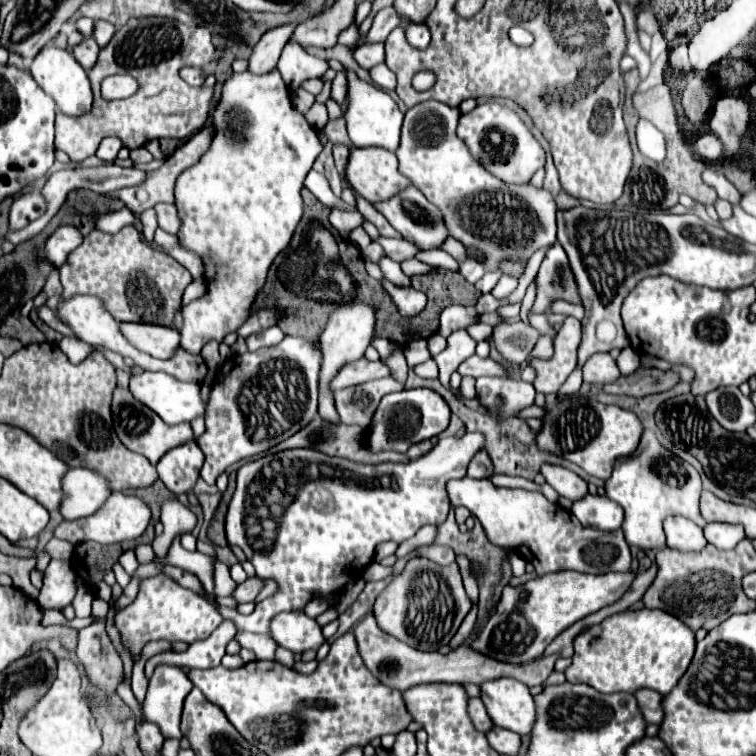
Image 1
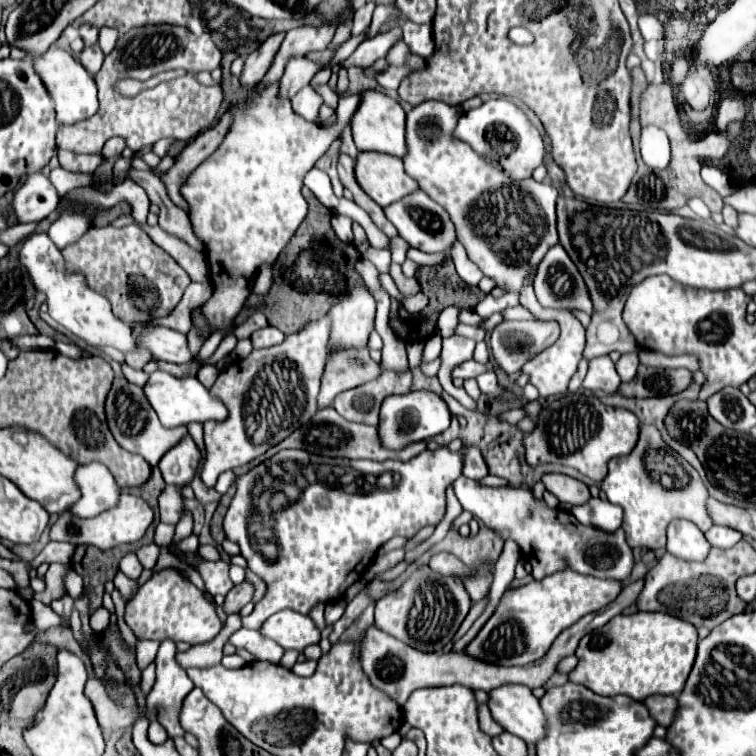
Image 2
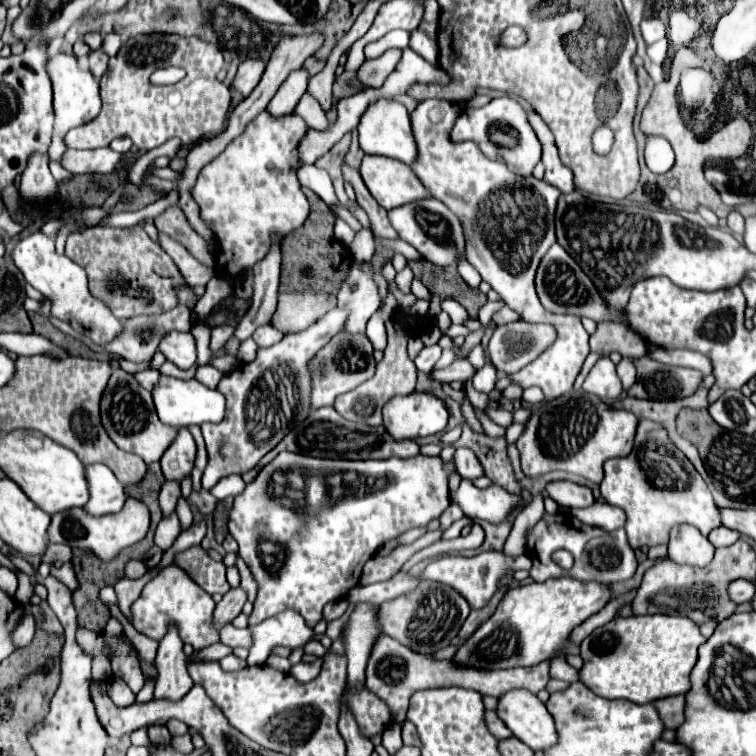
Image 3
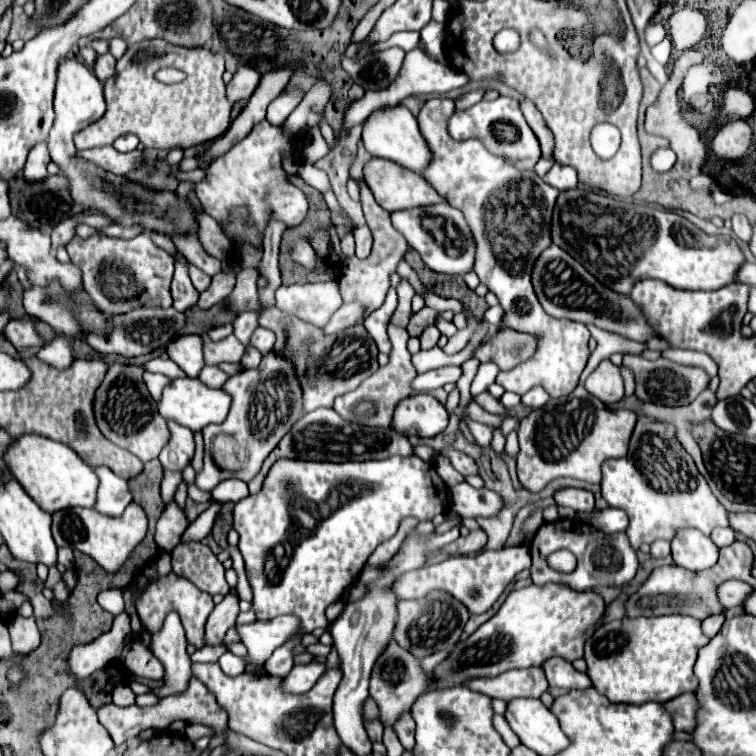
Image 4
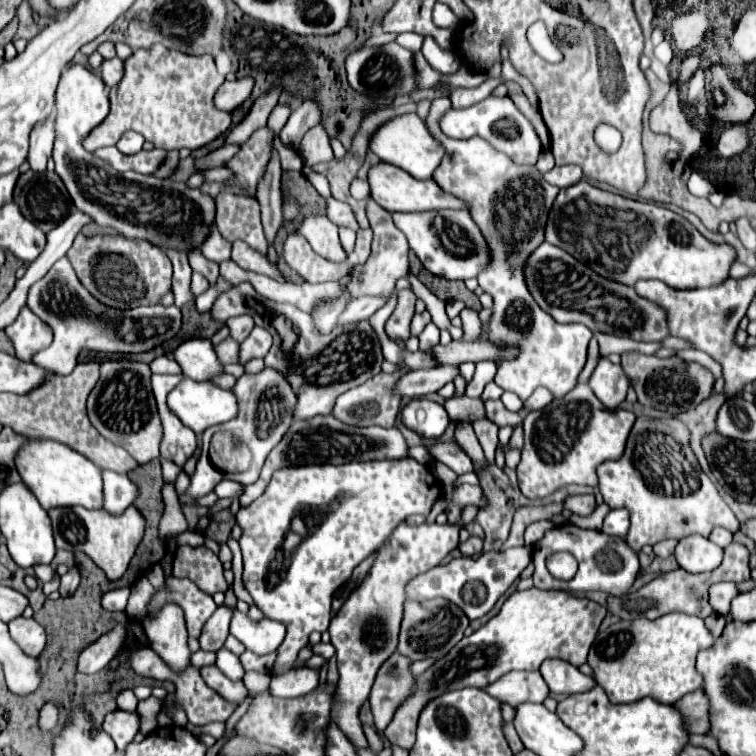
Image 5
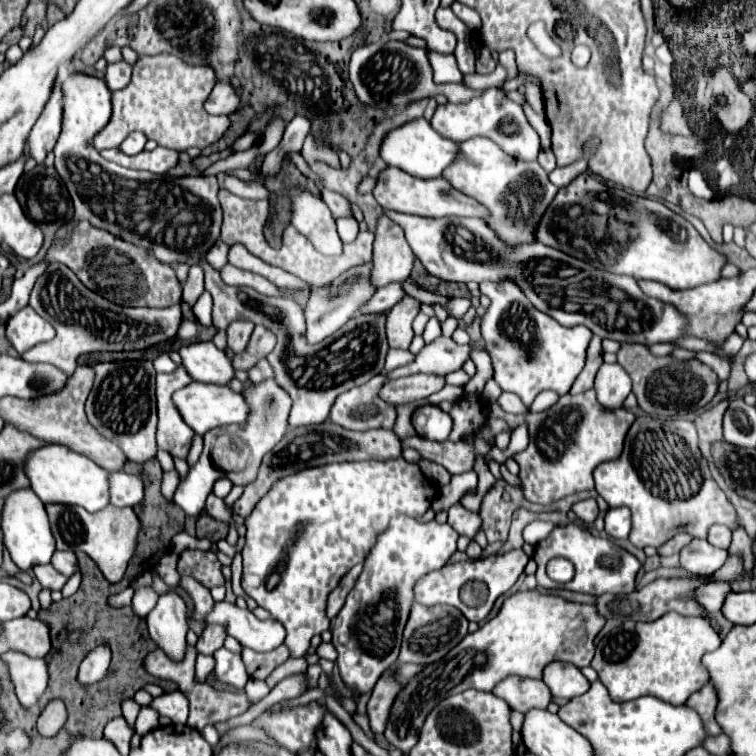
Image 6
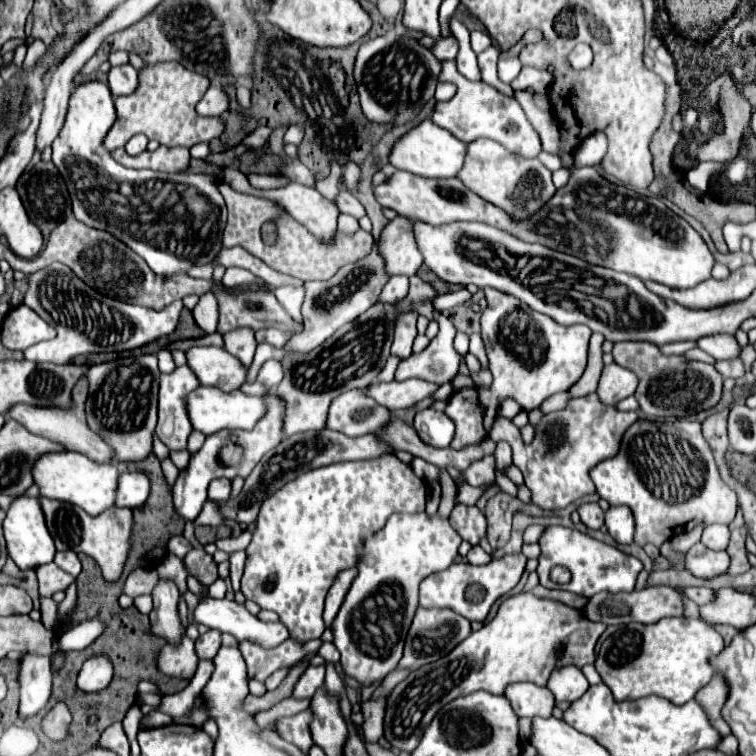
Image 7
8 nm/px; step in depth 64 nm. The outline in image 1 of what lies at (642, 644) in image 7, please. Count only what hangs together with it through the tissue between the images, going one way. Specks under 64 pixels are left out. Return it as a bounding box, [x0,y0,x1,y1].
[564,608,696,696]

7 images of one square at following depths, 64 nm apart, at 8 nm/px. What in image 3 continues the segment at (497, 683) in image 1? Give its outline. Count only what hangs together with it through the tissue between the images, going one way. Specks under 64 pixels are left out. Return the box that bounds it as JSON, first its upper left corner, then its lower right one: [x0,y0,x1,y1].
[496,688,556,750]

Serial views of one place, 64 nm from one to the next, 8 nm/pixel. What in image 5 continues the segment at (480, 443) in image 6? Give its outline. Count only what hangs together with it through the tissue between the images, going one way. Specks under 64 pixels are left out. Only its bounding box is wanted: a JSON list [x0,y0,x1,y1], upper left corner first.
[428,442,474,474]

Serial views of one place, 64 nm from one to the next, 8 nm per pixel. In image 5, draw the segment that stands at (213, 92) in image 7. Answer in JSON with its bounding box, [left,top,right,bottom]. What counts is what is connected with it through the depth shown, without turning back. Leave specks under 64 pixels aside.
[214,76,254,112]

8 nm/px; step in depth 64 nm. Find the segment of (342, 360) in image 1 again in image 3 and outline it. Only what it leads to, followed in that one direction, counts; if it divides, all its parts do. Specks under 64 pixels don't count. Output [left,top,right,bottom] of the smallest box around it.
[338,264,380,336]

